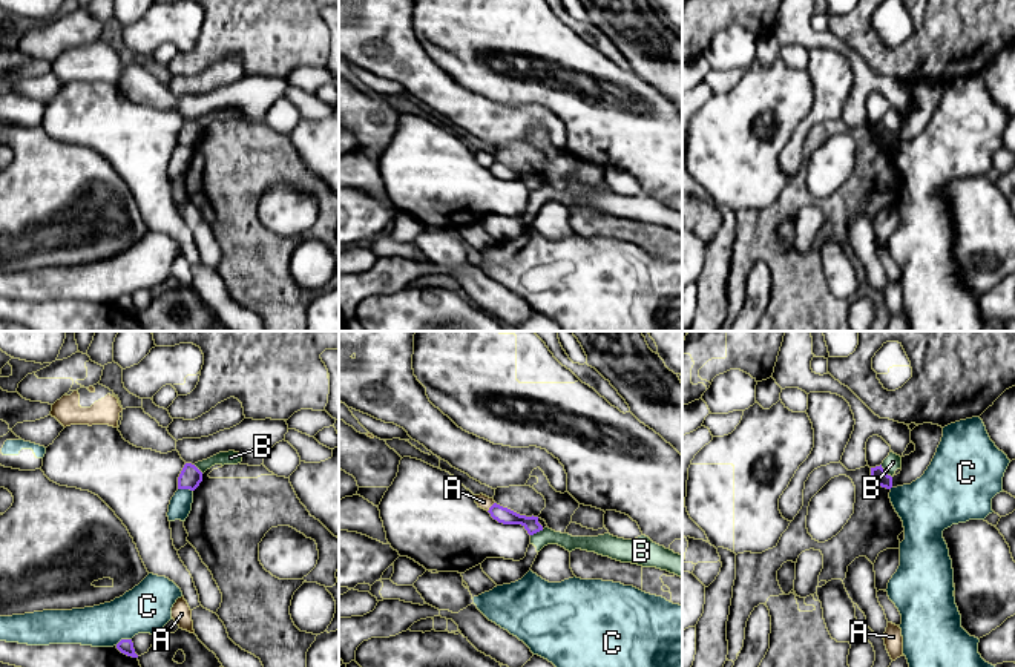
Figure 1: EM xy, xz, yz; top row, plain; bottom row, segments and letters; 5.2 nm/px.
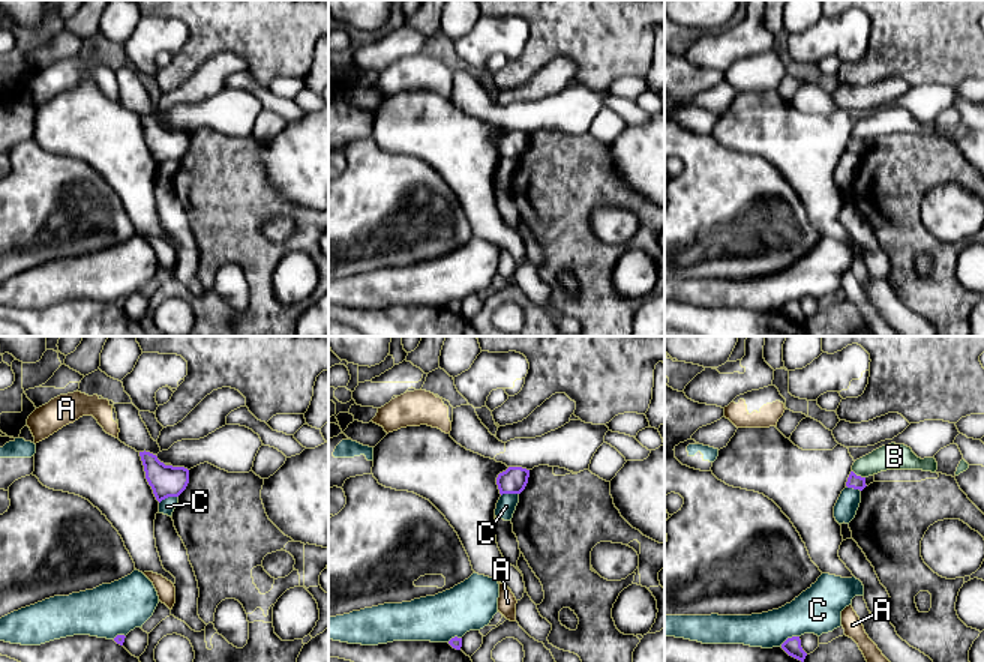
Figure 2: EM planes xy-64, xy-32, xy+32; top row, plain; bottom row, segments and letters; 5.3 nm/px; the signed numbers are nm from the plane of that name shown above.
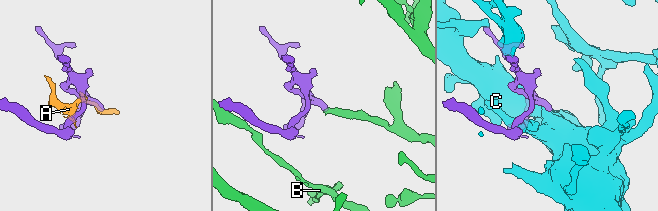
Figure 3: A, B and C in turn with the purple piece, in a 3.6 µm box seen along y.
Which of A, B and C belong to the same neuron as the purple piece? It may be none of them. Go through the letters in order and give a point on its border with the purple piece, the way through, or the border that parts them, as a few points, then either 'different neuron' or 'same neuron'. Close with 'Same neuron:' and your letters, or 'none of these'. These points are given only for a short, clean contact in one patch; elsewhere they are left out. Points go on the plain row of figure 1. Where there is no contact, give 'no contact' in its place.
A: contact xz (491, 163); different neuron
B: contact yz (883, 128); border yz (880, 121), (891, 134); different neuron
C: contact xy (123, 296); different neuron
Same neuron: none of these

